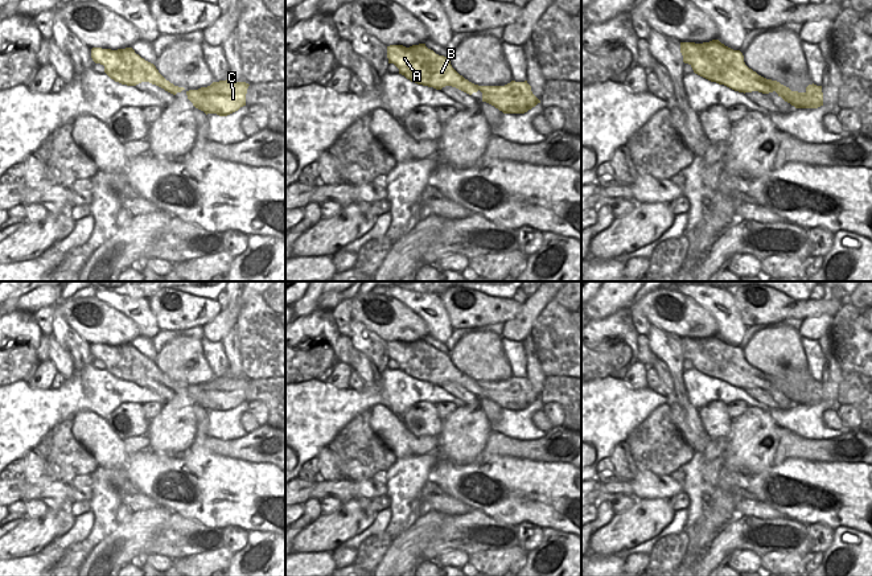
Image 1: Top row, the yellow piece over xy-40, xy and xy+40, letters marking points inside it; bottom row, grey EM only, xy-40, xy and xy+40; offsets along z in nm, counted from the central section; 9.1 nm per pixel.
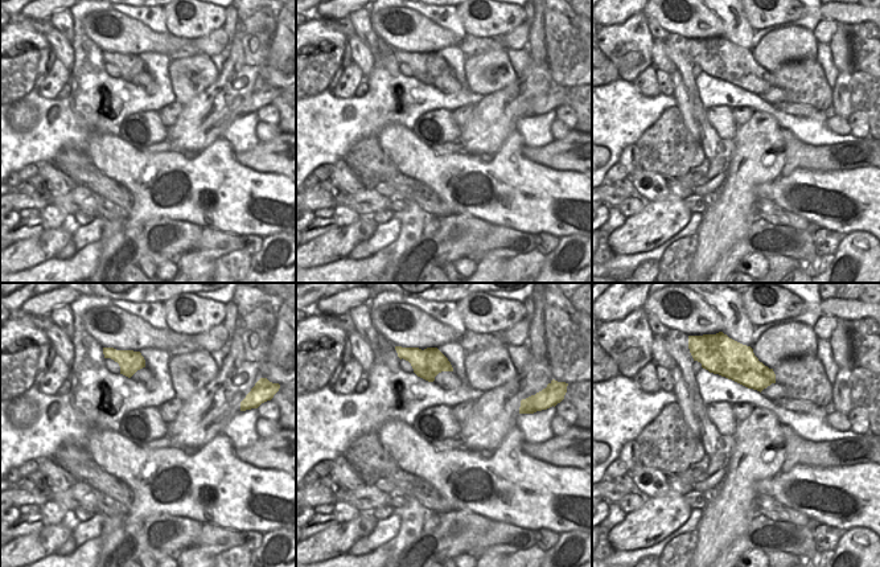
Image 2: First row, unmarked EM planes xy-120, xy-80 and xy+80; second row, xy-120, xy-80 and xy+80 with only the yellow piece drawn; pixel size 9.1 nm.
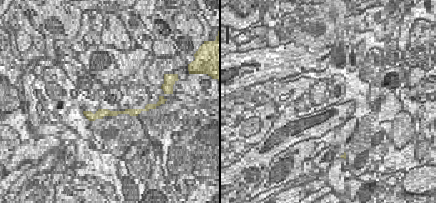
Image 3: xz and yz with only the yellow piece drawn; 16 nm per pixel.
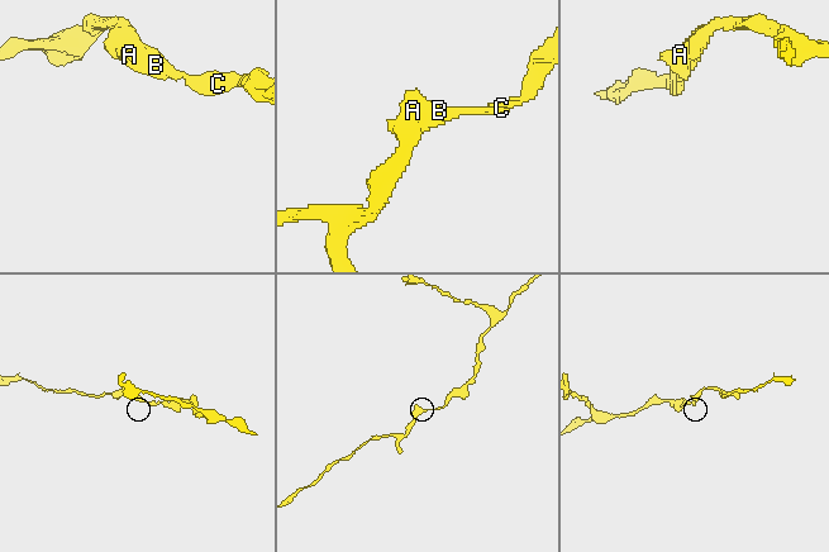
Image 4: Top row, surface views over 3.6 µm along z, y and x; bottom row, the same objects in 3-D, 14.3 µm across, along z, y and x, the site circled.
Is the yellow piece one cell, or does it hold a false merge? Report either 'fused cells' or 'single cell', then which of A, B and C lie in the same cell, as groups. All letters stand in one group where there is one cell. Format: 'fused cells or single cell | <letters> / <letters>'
single cell | A B C

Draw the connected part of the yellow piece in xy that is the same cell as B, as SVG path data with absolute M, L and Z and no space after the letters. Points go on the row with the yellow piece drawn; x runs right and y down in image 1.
M425 44L387 46L388 63L399 69L399 74L418 85L441 90L445 86L456 87L469 95L482 92L486 102L503 114L525 114L540 100L532 94L531 86L511 81L505 86L478 86L460 75L451 65L449 58L436 54Z

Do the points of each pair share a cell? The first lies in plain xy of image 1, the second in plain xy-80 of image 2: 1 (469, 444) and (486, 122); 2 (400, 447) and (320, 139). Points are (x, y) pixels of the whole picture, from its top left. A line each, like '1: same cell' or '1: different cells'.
1: same cell
2: different cells

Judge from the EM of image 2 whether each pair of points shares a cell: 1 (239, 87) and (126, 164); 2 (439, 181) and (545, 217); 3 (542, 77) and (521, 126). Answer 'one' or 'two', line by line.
1: two
2: one
3: two

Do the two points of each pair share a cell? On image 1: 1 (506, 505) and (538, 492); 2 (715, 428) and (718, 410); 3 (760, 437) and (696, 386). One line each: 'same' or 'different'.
1: same
2: same
3: different

